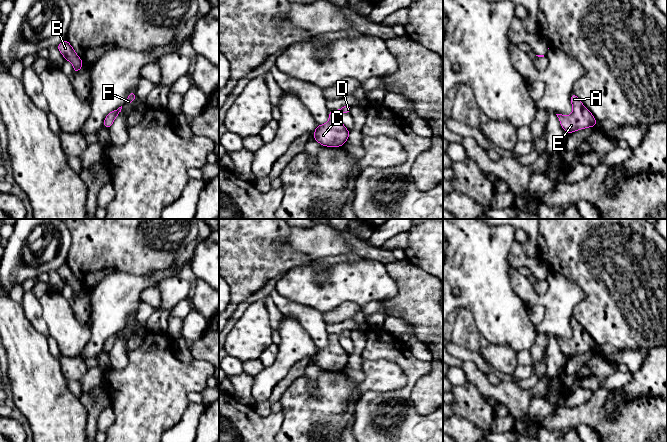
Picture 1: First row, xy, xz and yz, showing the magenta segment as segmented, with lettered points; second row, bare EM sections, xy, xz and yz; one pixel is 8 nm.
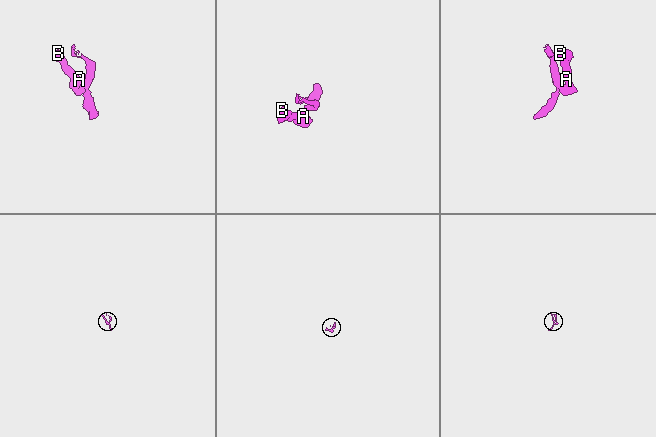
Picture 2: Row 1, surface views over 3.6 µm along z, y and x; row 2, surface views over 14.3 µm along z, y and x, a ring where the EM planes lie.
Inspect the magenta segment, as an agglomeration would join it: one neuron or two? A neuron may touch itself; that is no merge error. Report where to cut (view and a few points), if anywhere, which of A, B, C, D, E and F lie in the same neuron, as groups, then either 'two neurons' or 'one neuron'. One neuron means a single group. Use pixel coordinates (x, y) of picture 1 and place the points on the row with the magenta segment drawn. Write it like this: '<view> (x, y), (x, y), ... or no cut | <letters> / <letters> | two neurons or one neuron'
no cut | A B C D E F | one neuron

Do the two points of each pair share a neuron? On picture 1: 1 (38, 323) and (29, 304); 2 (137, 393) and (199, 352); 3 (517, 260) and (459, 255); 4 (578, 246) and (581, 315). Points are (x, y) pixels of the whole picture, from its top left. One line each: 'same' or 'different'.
1: same
2: different
3: different
4: same

